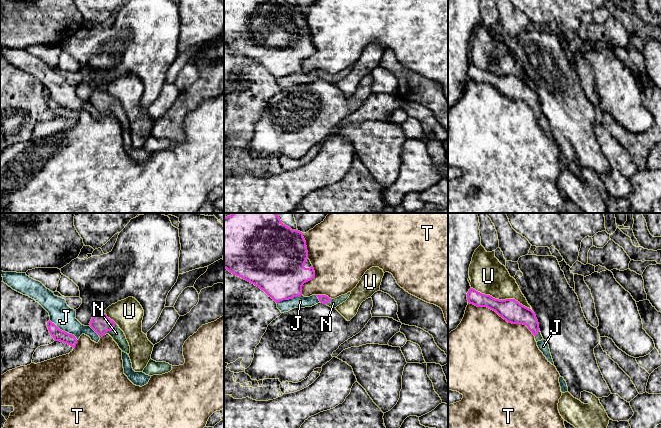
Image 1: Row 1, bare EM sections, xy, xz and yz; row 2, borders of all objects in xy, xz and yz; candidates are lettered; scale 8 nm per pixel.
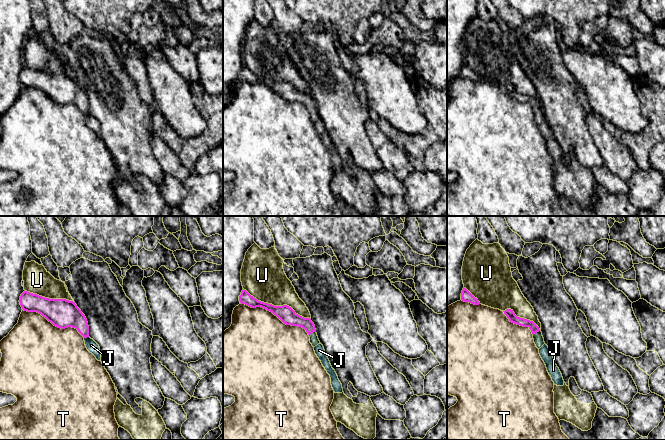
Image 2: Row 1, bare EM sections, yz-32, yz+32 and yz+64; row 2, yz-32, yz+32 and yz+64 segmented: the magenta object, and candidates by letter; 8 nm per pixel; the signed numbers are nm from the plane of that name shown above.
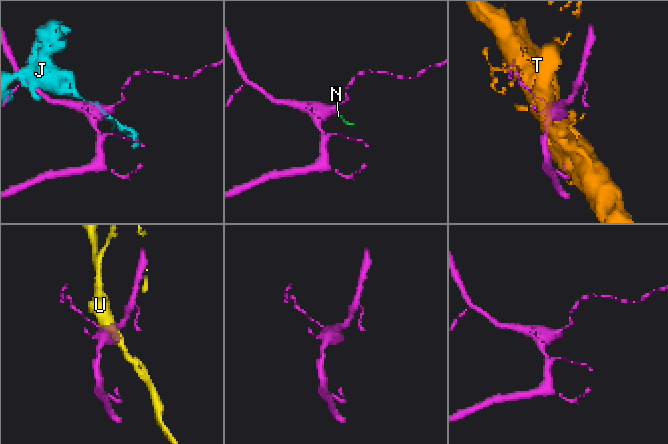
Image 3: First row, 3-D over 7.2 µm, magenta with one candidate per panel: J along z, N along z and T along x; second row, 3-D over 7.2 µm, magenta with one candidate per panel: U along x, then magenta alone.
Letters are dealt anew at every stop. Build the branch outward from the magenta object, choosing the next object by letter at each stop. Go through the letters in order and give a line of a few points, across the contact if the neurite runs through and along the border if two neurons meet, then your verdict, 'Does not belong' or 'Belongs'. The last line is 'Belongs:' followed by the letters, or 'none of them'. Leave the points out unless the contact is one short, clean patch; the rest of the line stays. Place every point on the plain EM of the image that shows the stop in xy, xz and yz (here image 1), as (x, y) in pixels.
J: Does not belong
N: Line: xy (100, 99), (110, 106), (116, 109). Belongs
T: Does not belong
U: Does not belong
Belongs: N

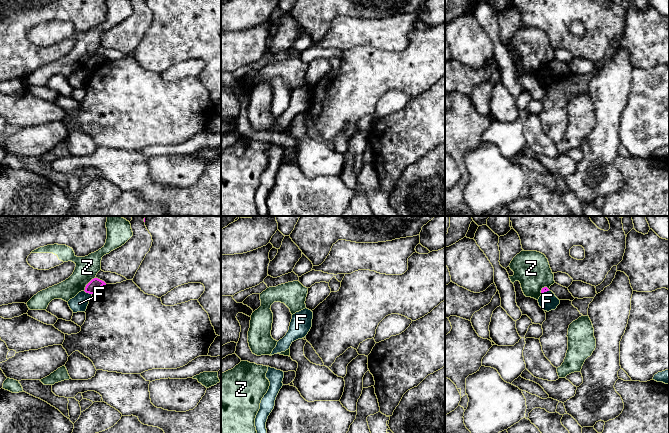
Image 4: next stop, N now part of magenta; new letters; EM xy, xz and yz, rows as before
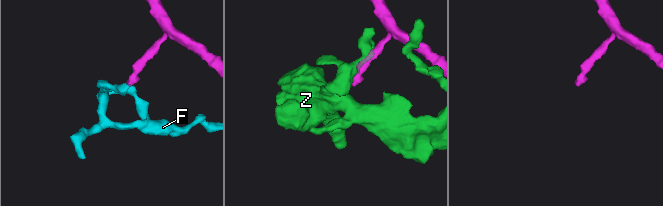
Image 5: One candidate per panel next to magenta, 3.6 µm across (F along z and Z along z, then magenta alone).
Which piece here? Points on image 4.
F: Line: xy (84, 66), (91, 70). Does not belong
Z: Does not belong
Belongs: none of them

